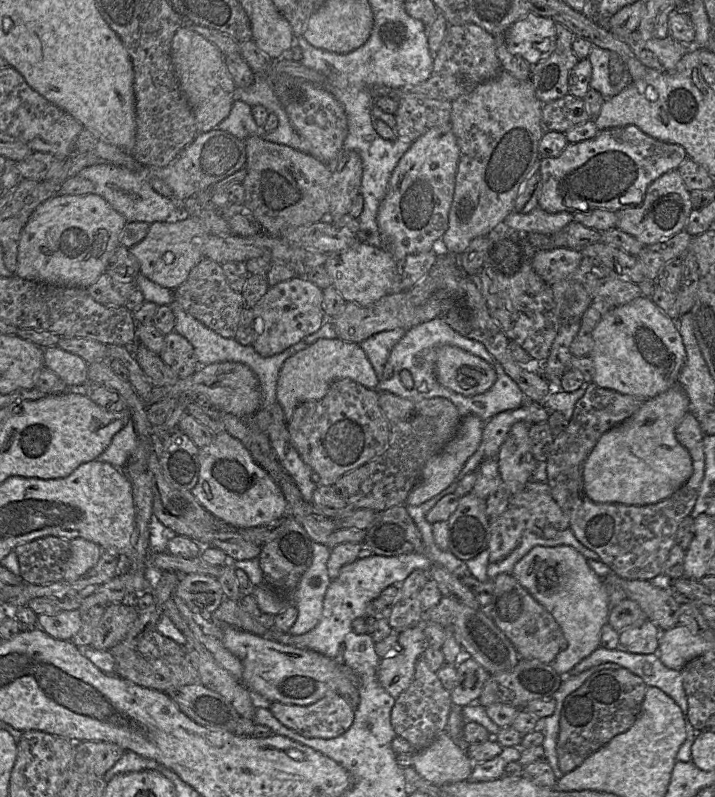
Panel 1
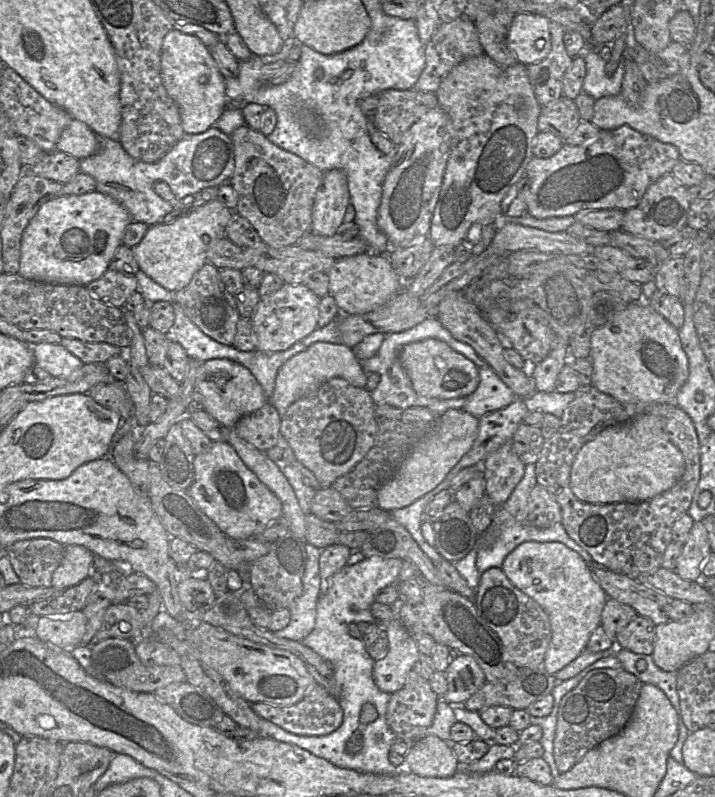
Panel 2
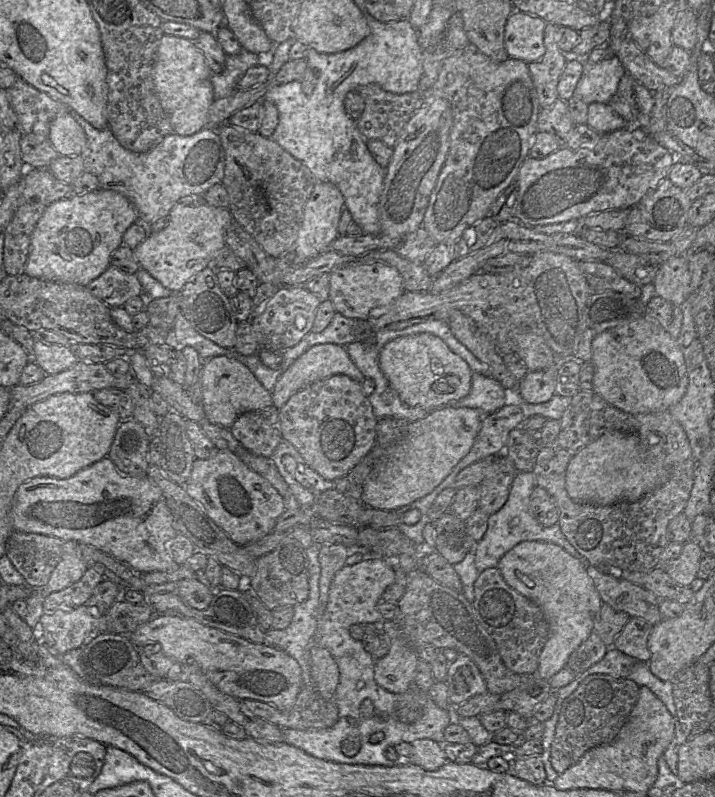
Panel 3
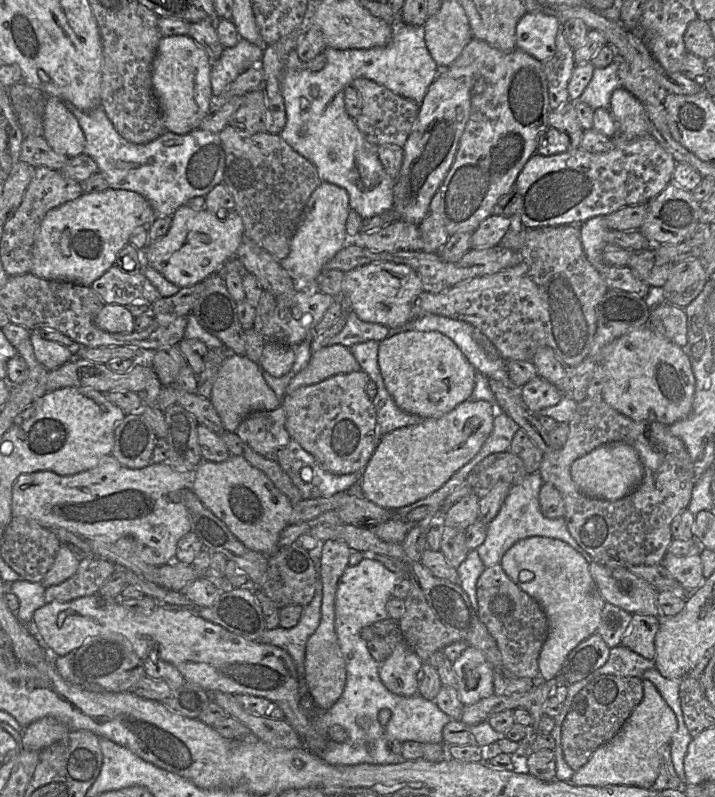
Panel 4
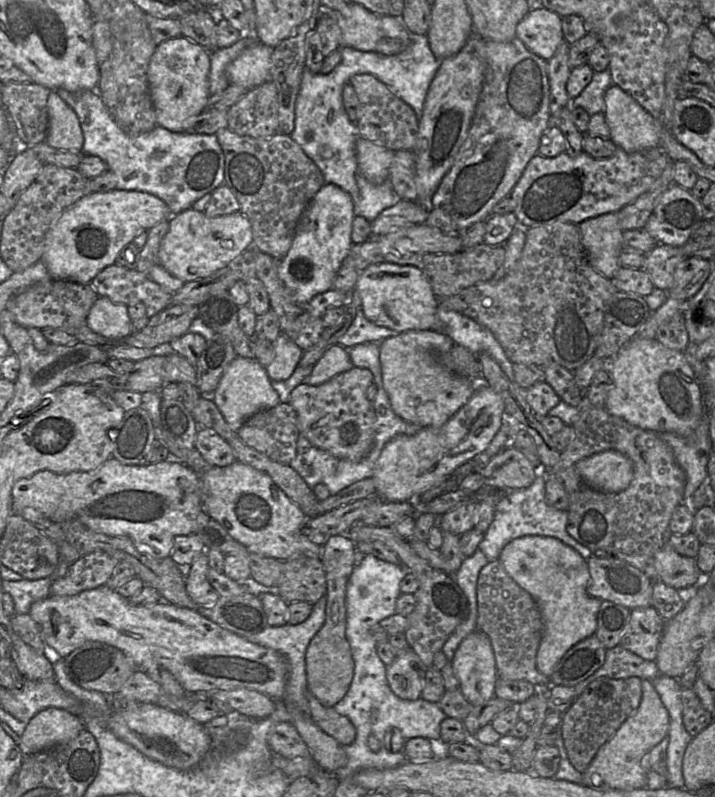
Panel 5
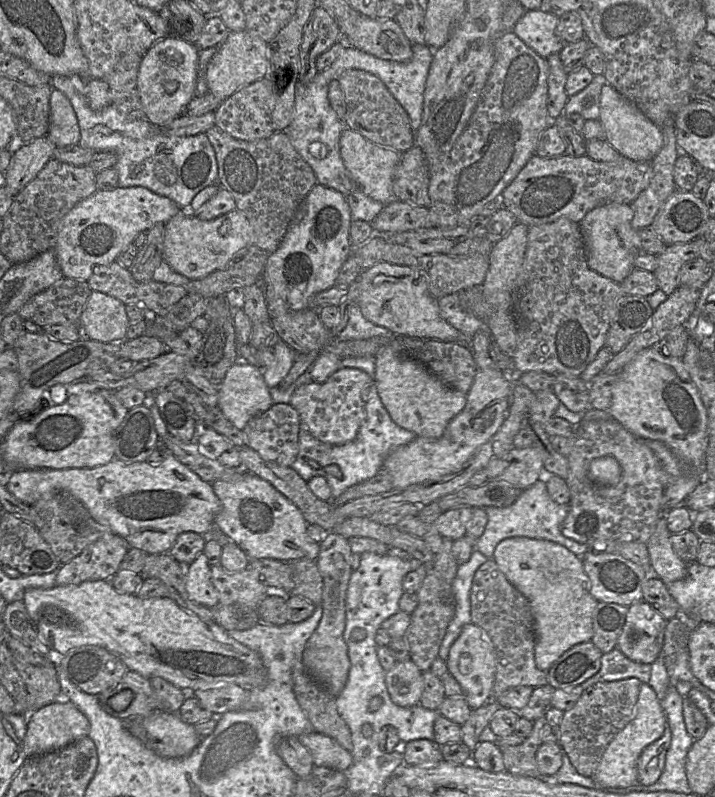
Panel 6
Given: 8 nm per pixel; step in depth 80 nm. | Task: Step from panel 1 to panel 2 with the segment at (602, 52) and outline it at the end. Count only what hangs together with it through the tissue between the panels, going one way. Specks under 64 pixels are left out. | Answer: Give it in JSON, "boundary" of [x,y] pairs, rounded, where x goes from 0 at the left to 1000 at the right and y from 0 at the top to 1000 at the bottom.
{"boundary":[[[824,59],[814,70],[820,79],[815,117],[832,125],[866,119],[873,98],[871,75],[867,79],[848,77],[835,61],[828,59]]]}

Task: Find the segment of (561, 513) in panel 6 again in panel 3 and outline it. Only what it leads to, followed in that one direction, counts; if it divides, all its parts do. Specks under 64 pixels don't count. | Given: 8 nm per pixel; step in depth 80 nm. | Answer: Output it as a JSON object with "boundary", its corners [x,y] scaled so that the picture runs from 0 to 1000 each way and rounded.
{"boundary":[[[747,592],[724,593],[713,614],[712,624],[702,637],[687,646],[683,652],[683,664],[676,675],[666,680],[664,709],[674,718],[681,713],[695,711],[699,701],[719,685],[730,679],[765,679],[785,685],[801,699],[810,701],[821,713],[825,706],[794,679],[787,669],[783,650],[782,655],[771,660],[757,659],[740,642],[741,622],[745,614],[752,610]]]}

